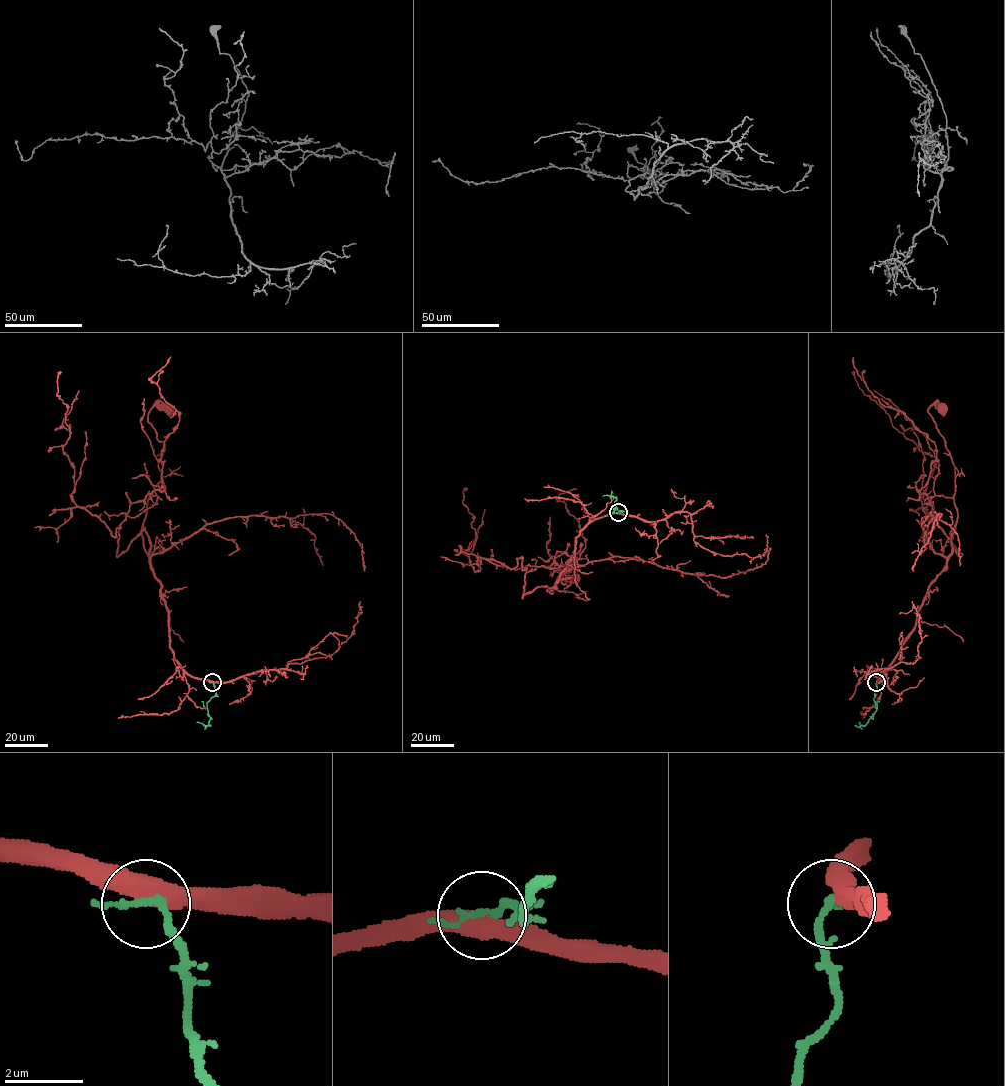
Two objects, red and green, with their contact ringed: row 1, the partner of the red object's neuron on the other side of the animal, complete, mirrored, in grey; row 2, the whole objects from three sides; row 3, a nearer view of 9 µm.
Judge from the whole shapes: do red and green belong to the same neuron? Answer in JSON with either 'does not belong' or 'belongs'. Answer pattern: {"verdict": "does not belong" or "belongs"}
{"verdict": "belongs"}

